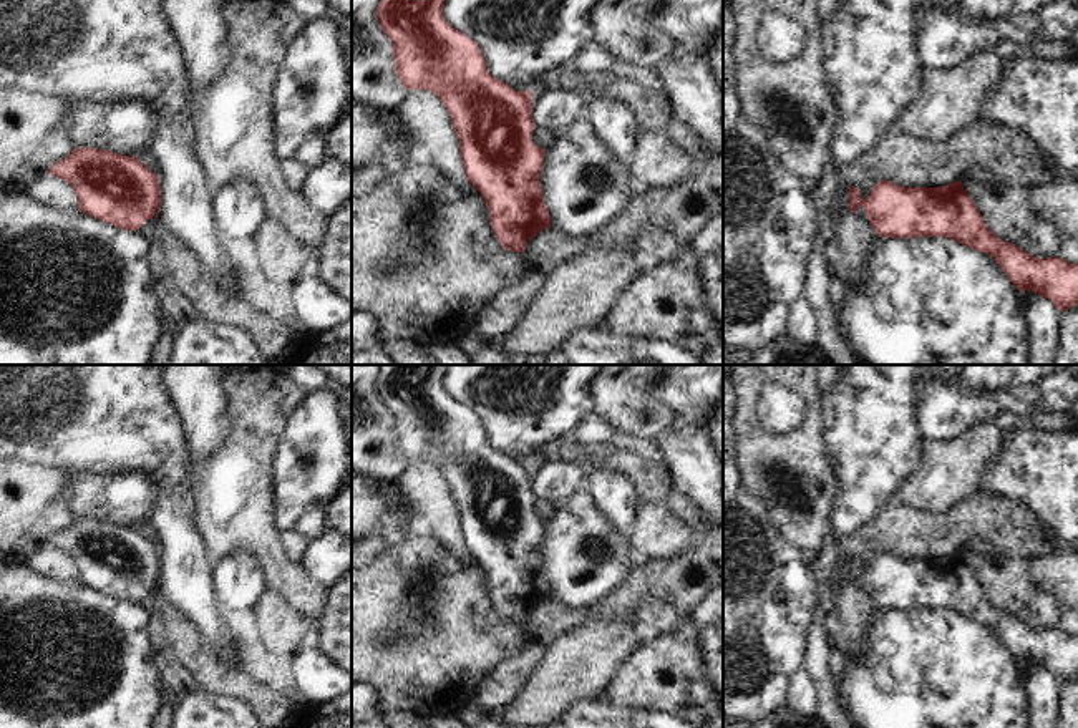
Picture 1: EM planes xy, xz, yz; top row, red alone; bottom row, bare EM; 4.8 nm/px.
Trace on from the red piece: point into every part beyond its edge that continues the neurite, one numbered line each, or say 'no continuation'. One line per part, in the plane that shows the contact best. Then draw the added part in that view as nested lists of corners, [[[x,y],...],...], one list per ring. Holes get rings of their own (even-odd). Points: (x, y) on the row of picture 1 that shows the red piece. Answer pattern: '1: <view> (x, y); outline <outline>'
no continuation

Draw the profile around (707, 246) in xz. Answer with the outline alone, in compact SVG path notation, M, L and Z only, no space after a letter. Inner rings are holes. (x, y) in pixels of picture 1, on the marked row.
M723 207L692 237L705 303L723 330Z

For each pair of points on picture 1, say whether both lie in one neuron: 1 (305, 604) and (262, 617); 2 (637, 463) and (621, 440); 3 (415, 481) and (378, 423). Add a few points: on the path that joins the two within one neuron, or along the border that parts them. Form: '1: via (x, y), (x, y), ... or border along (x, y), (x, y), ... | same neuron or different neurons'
1: border along (269, 589), (281, 594), (314, 622) | different neurons
2: border along (617, 448), (640, 455), (659, 473) | different neurons
3: border along (403, 471), (398, 478) | different neurons

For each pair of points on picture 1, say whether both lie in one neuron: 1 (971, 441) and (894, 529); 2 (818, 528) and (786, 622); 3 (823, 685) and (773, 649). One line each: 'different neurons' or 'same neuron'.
1: different neurons
2: different neurons
3: different neurons

